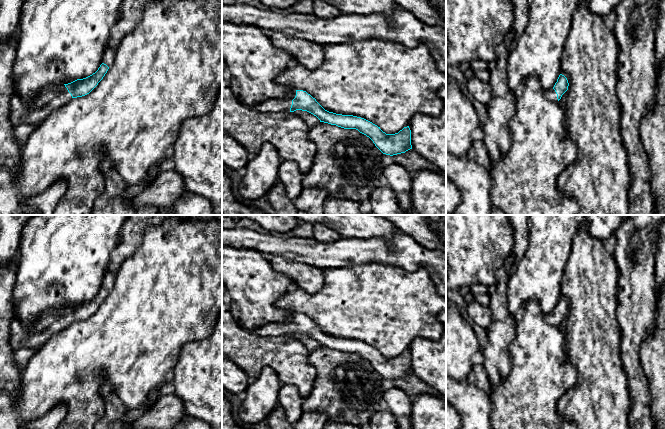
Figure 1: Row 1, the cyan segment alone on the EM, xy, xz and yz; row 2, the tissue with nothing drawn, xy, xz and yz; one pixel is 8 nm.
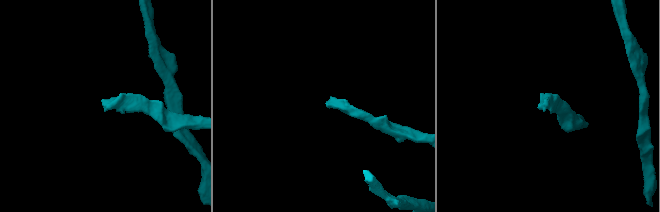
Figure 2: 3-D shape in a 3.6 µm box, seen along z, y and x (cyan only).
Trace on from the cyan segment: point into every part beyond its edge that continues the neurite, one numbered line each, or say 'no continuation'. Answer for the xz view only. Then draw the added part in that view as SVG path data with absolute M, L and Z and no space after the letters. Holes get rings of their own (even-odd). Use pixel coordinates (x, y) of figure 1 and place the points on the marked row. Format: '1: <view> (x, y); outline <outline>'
1: xz (284, 103); outline M292 89L286 96L281 98L268 99L252 108L259 112L278 112L289 111L292 105L292 100L296 96L296 89Z

